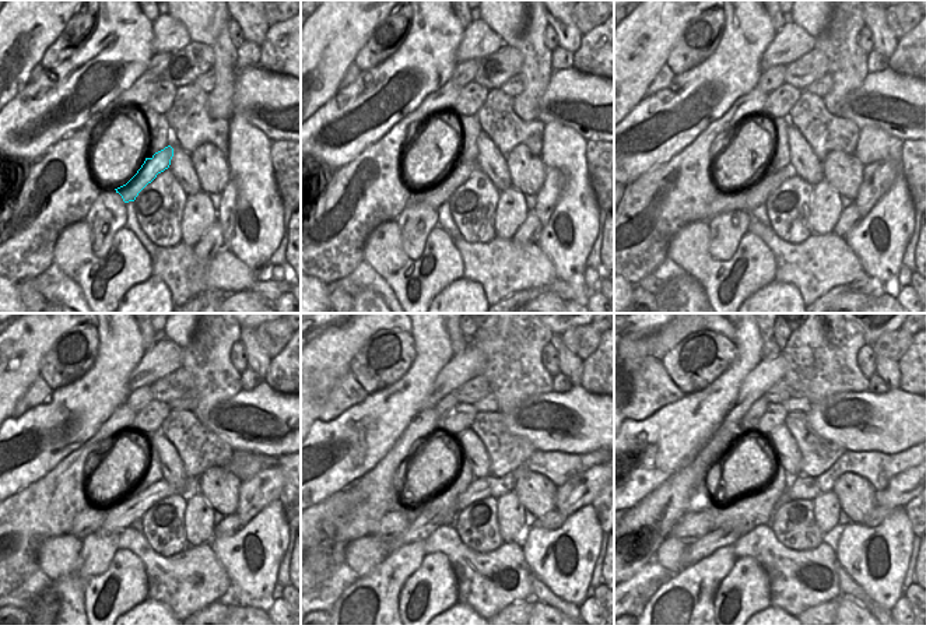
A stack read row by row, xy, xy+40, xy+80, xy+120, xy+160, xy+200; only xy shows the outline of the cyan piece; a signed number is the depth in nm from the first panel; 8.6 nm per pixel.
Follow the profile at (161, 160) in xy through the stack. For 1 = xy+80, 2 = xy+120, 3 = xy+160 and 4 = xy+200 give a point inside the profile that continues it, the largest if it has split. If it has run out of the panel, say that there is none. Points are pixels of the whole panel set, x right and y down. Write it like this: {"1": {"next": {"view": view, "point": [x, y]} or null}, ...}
{"1": {"next": {"view": "xy+80", "point": [756, 195]}}, "2": {"next": {"view": "xy+120", "point": [118, 519]}}, "3": {"next": {"view": "xy+160", "point": [427, 522]}}, "4": {"next": {"view": "xy+200", "point": [709, 543]}}}

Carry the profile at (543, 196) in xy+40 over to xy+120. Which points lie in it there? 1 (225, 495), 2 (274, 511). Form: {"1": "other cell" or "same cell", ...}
{"1": "other cell", "2": "other cell"}

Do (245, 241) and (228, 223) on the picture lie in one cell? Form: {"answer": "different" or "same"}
{"answer": "different"}

